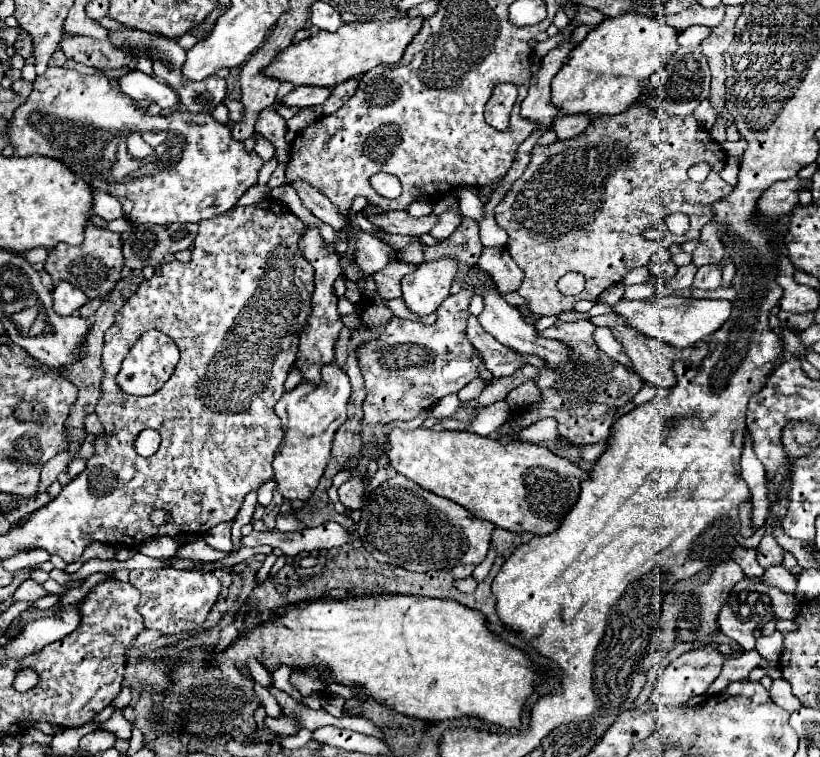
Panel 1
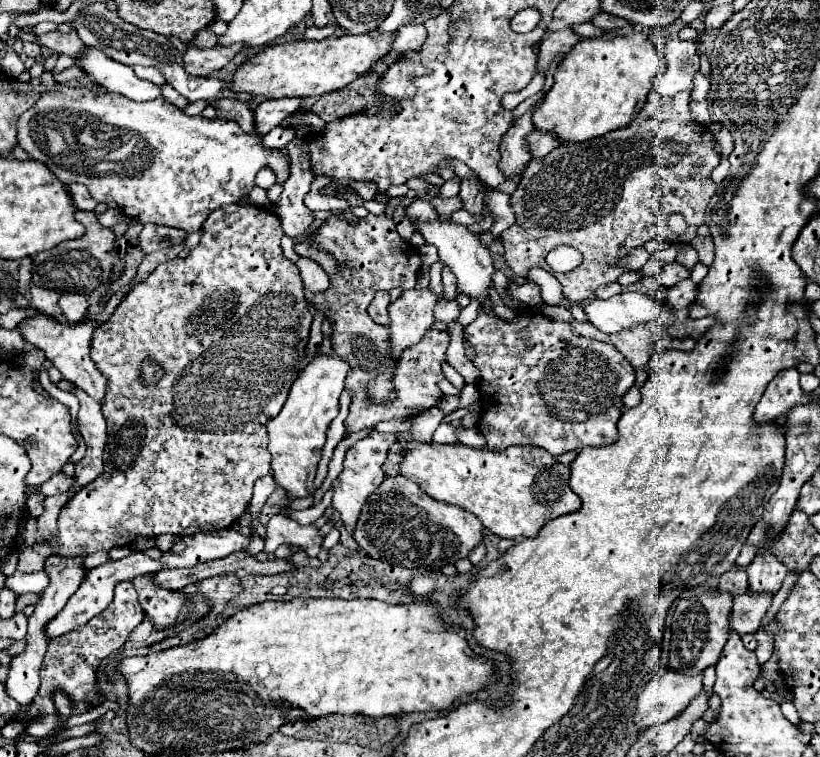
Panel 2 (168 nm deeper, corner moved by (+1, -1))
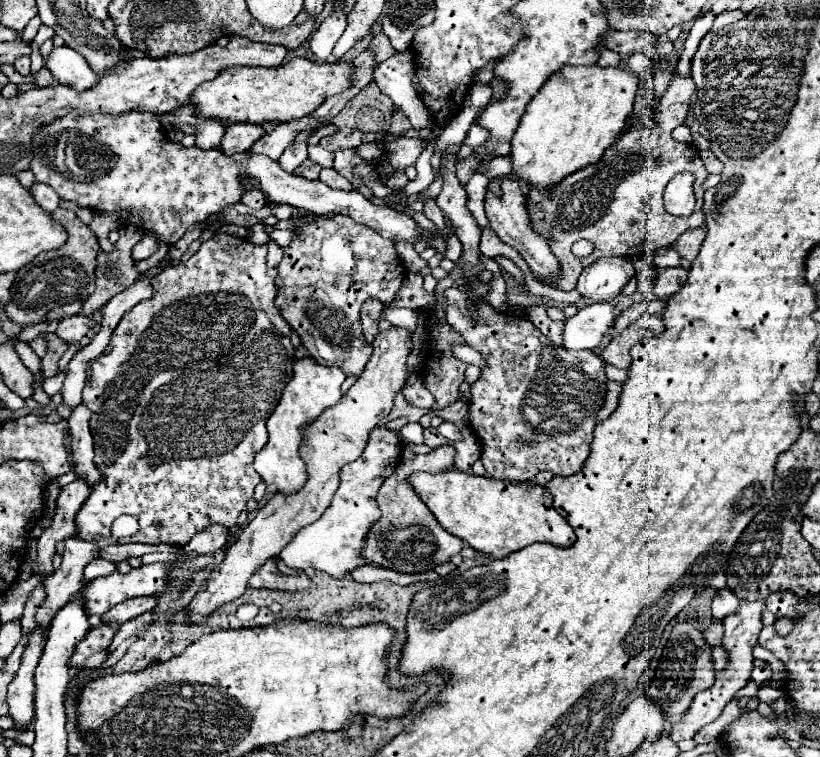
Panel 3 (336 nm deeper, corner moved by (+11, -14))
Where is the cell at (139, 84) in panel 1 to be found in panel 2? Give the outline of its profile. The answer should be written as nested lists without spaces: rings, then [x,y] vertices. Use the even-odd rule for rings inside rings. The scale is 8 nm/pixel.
[[[87,51],[87,55],[79,59],[79,65],[95,83],[111,93],[121,93],[133,101],[153,101],[161,95],[159,85],[139,79],[131,67],[109,59],[101,51]]]

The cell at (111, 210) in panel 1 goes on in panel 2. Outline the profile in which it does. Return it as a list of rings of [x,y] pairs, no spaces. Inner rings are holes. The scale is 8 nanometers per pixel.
[[[73,183],[73,185],[67,185],[67,191],[71,191],[73,203],[75,203],[77,209],[81,209],[81,211],[93,211],[97,207],[97,201],[91,197],[91,193],[87,191],[87,187],[83,187],[79,183]]]

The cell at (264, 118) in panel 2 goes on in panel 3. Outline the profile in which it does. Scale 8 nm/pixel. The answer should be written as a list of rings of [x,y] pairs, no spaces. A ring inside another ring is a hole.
[[[227,124],[223,140],[219,144],[221,152],[225,152],[227,156],[235,152],[247,152],[263,134],[265,130],[257,124]]]

